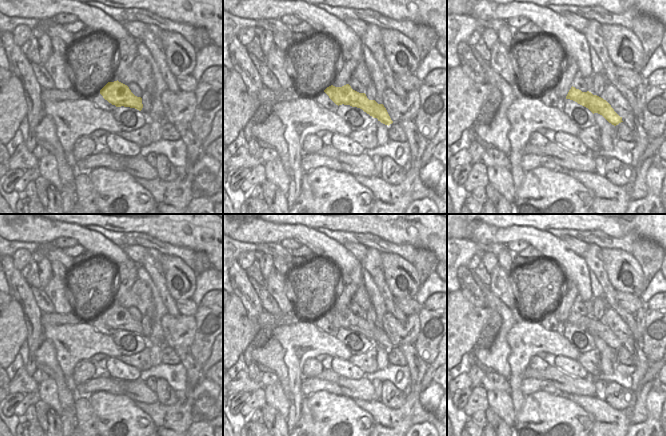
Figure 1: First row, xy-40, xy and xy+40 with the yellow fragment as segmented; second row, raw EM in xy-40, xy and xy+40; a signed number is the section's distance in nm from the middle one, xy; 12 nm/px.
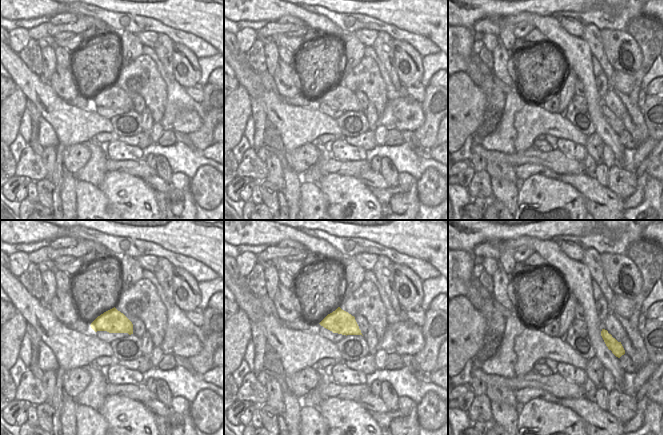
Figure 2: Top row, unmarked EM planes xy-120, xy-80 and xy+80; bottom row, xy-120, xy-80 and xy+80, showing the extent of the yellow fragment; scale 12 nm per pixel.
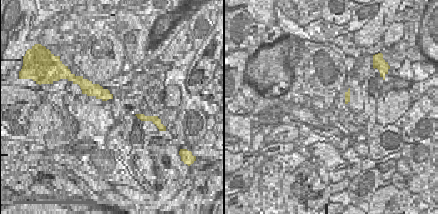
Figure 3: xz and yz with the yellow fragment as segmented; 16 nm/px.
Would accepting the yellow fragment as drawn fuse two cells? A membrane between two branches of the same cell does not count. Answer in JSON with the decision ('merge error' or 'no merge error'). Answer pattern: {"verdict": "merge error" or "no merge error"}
{"verdict": "no merge error"}

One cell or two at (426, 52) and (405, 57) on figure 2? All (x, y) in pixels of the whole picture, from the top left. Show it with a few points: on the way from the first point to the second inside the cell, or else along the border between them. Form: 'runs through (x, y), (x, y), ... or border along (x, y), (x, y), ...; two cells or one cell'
border along (401, 40), (409, 43), (421, 56), (422, 77); two cells

